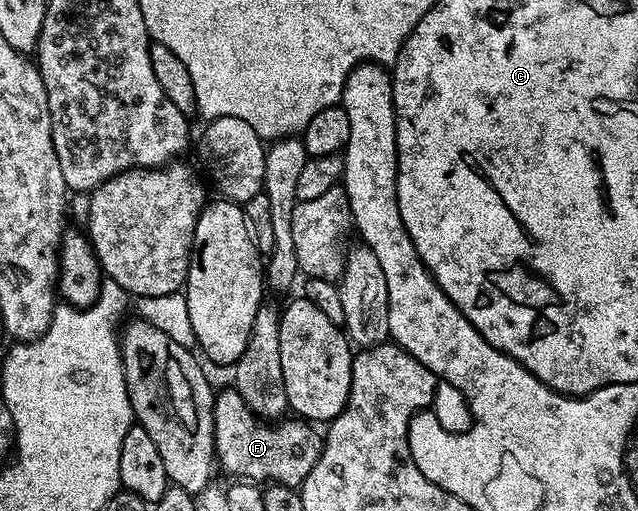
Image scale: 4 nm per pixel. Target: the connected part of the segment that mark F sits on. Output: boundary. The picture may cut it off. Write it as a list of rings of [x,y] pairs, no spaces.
[[[226,386],[223,392],[219,391],[214,397],[214,455],[216,457],[216,464],[221,471],[223,468],[228,475],[234,476],[230,478],[237,478],[242,482],[273,482],[275,484],[283,484],[295,490],[301,489],[304,478],[308,478],[308,474],[312,474],[312,466],[316,466],[316,462],[322,453],[322,441],[324,436],[321,431],[317,432],[314,428],[317,427],[315,427],[313,423],[307,422],[301,418],[282,418],[277,422],[267,422],[265,419],[255,416],[253,410],[246,405],[244,398],[240,398],[240,394],[233,386]]]

